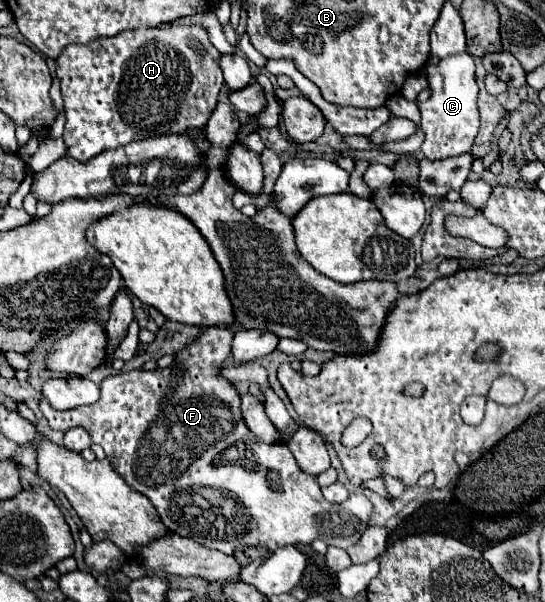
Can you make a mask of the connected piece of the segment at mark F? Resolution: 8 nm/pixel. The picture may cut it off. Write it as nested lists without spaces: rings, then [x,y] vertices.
[[[206,327],[202,333],[174,353],[174,363],[156,371],[128,371],[110,375],[102,381],[102,395],[94,405],[58,411],[40,399],[40,411],[52,429],[68,431],[76,425],[90,431],[94,443],[102,445],[112,467],[124,481],[146,495],[158,511],[168,531],[194,539],[196,543],[234,555],[246,547],[264,547],[276,551],[282,545],[310,543],[322,539],[328,545],[346,549],[360,539],[368,527],[372,505],[362,493],[350,495],[342,505],[326,503],[316,477],[306,475],[296,465],[286,445],[260,443],[246,427],[240,415],[240,395],[222,375],[222,363],[230,355],[232,331],[226,327]]]

